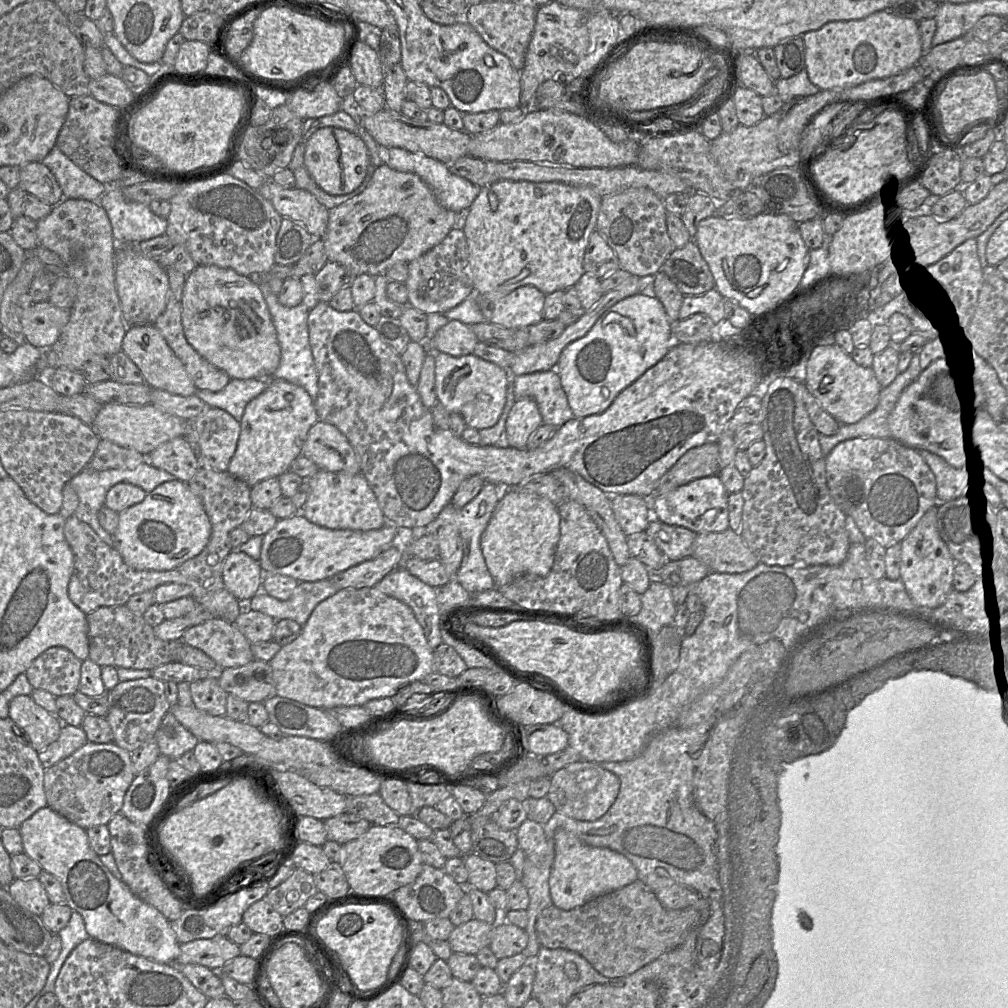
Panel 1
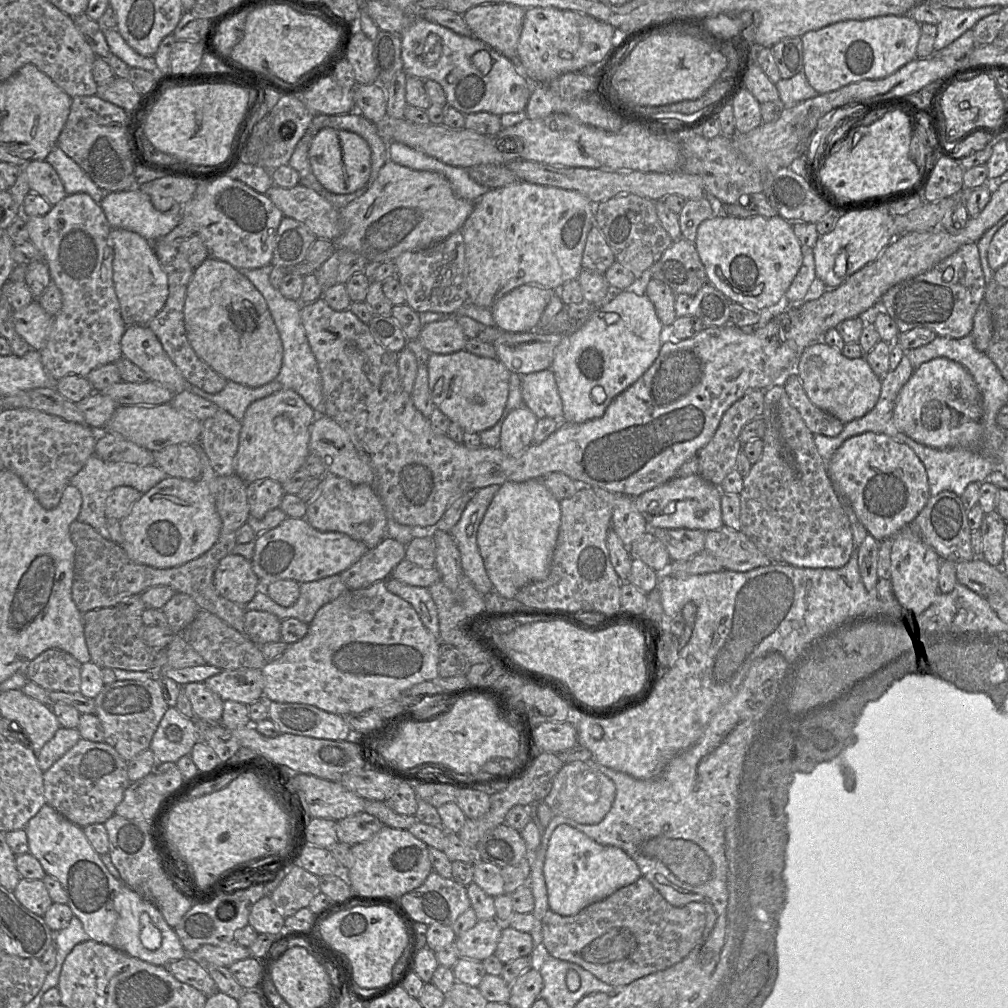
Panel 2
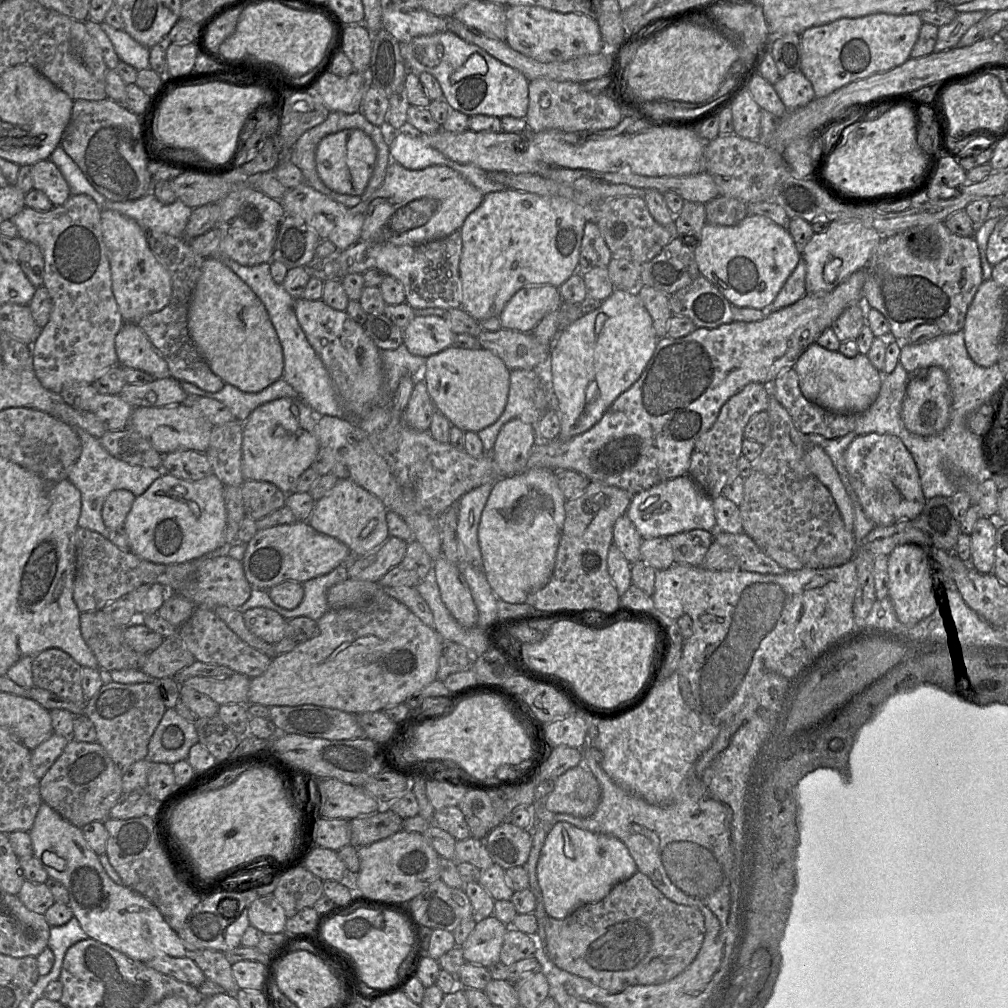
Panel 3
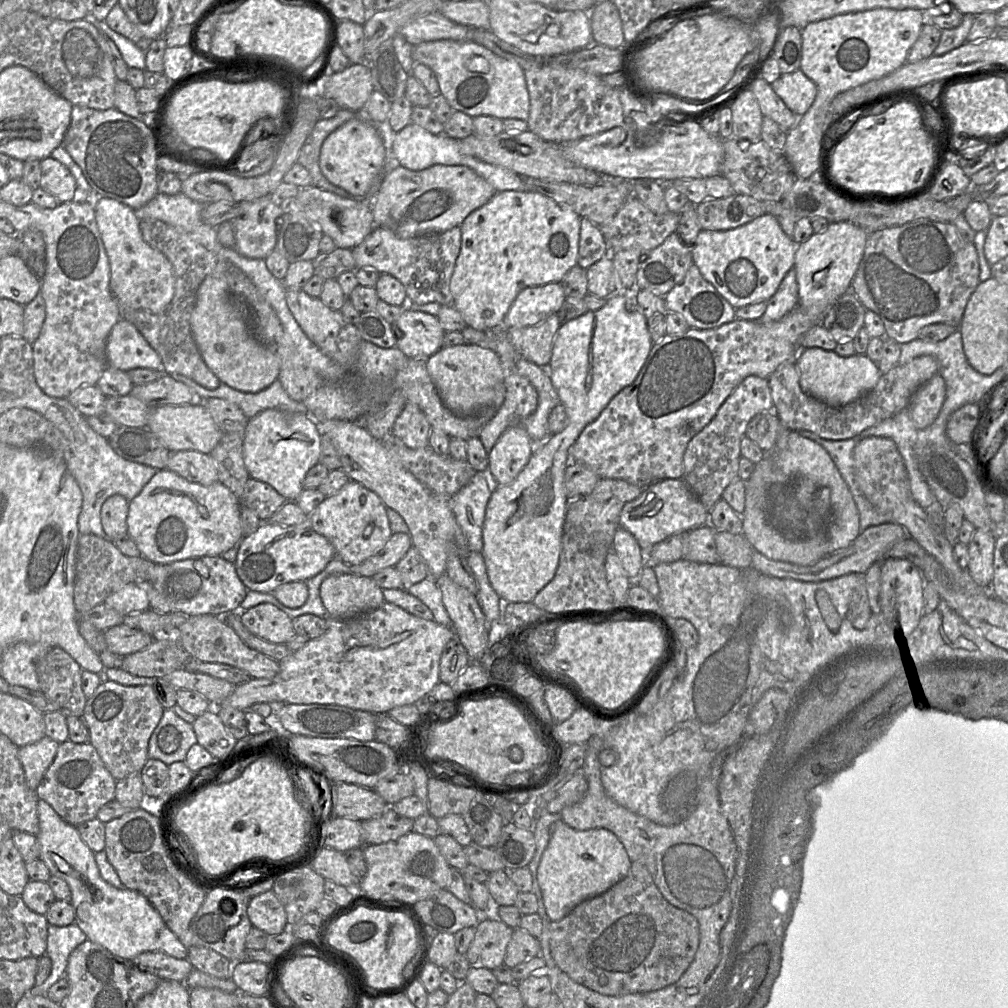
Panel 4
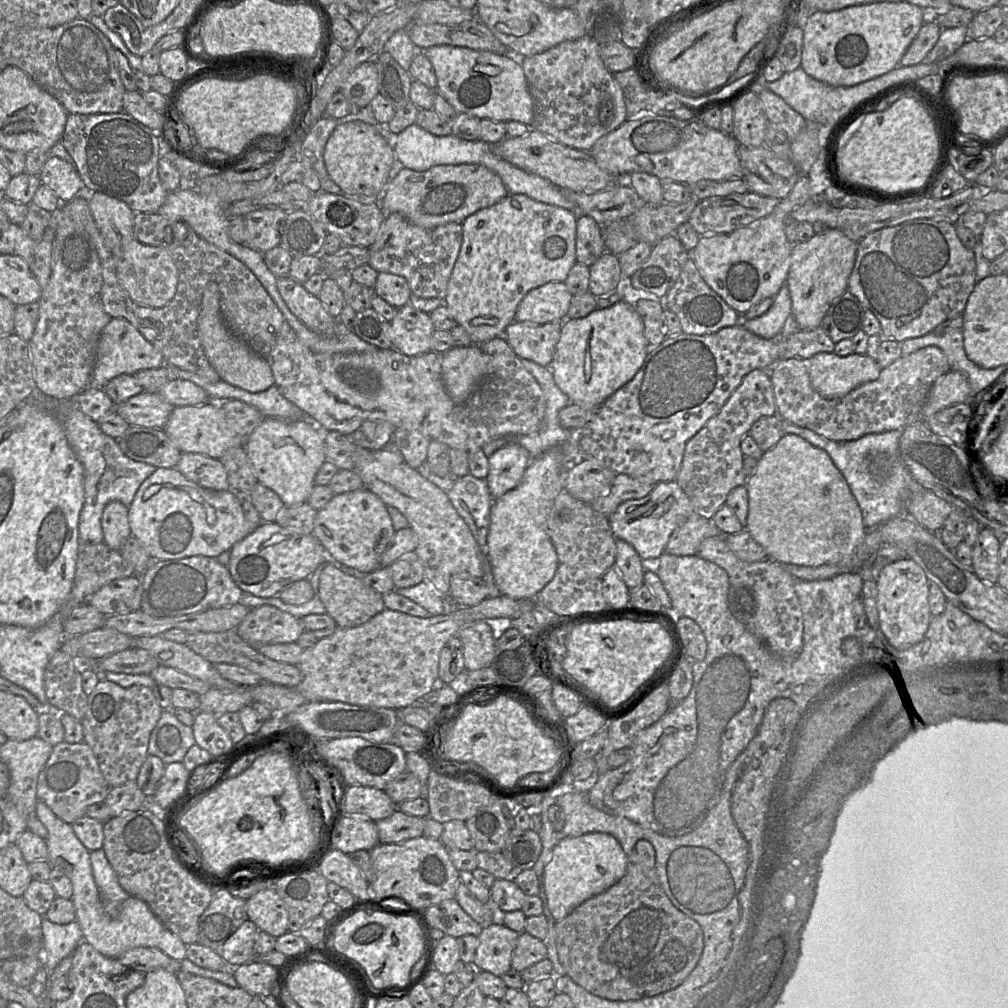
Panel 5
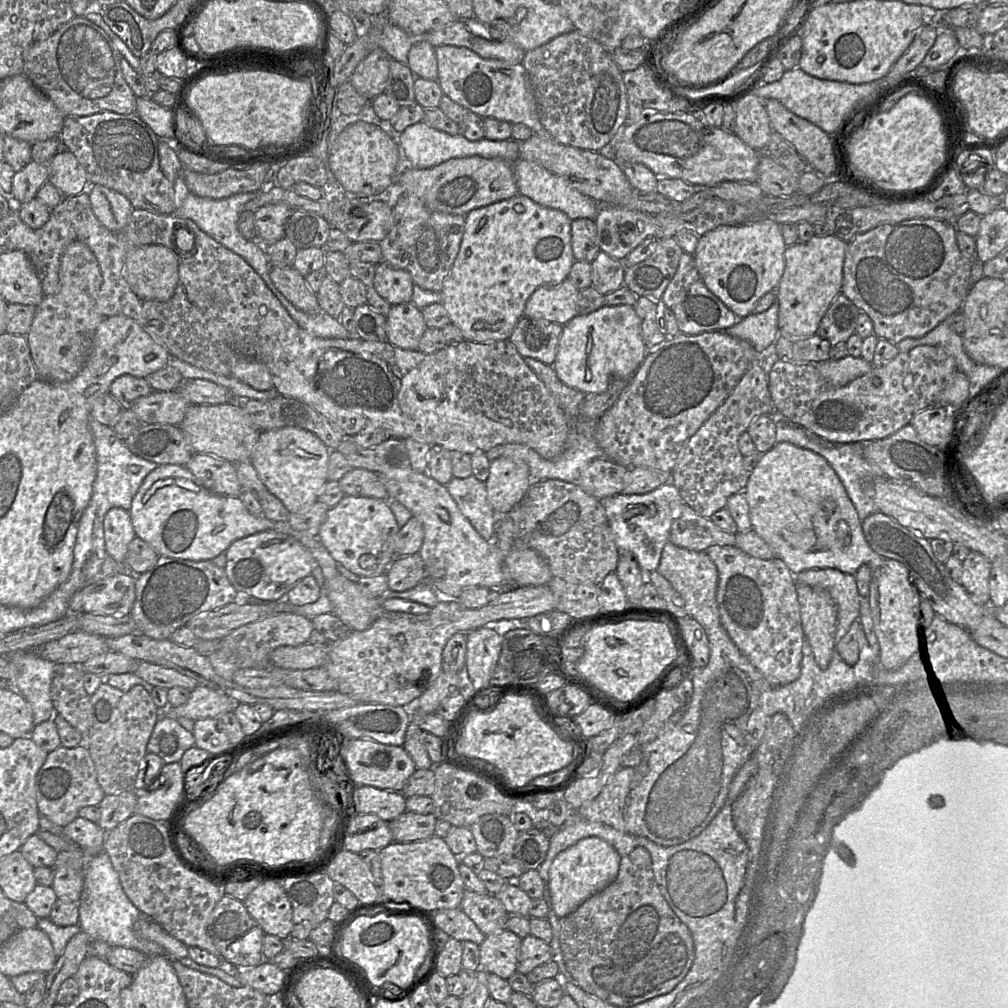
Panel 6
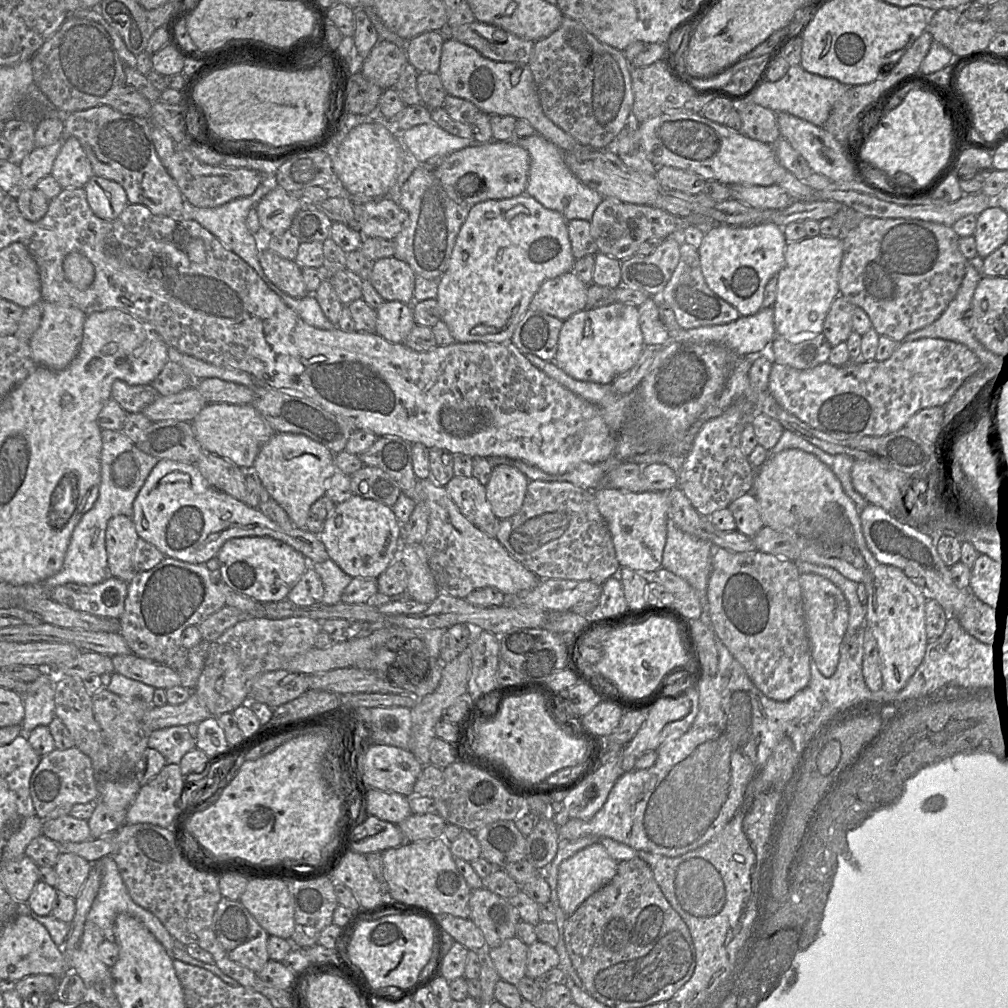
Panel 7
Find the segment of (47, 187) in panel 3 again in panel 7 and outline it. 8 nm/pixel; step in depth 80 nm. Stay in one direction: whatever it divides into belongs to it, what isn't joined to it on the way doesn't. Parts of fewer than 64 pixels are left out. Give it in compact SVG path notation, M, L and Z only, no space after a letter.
M64 136L51 175L62 189L84 188L94 176L91 163L77 138Z

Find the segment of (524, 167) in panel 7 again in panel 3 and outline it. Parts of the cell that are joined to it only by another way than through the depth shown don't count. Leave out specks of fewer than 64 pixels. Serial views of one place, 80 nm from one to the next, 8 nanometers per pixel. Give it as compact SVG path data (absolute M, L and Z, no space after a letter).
M397 162L386 169L383 183L356 210L364 216L360 241L418 245L449 236L460 230L466 217L483 201L484 194L445 165L409 170Z

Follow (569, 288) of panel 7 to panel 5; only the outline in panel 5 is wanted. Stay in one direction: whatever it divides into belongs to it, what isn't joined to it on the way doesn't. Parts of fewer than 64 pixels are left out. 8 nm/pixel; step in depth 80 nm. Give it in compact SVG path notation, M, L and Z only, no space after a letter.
M549 282L529 291L519 303L514 320L545 324L566 319L572 294L564 282Z

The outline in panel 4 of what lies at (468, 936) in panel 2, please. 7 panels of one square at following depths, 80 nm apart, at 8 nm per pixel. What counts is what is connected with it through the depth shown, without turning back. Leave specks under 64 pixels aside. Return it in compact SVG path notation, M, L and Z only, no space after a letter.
M481 919L465 957L471 966L494 970L504 964L514 929L500 919Z

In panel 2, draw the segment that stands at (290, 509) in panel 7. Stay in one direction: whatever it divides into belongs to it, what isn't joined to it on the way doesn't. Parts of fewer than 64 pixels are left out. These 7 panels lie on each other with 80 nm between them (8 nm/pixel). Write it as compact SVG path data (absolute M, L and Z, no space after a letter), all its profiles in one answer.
M282 389L254 401L241 421L238 451L234 471L246 483L272 479L280 484L300 470L310 454L312 425L318 414L291 389Z

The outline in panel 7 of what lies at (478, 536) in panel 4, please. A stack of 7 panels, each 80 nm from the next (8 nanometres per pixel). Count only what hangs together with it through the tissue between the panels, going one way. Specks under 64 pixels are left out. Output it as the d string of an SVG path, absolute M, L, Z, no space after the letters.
M453 476L444 486L461 514L481 532L496 538L498 520L486 499L486 486L476 478Z

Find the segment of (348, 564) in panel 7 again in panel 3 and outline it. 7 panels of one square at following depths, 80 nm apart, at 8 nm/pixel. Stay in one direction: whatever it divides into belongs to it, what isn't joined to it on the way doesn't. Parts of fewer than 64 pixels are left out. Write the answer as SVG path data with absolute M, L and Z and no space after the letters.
M338 479L335 486L316 501L308 523L317 531L344 543L353 557L374 552L389 537L386 522L387 508L383 502L353 481Z

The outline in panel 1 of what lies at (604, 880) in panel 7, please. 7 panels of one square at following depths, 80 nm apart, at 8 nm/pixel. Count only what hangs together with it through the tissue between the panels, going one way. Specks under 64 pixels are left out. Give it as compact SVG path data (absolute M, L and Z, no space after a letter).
M558 829L553 837L555 856L549 876L552 905L562 910L580 907L594 898L620 889L637 880L637 870L624 855L604 847L593 847L584 844L576 836L566 830Z

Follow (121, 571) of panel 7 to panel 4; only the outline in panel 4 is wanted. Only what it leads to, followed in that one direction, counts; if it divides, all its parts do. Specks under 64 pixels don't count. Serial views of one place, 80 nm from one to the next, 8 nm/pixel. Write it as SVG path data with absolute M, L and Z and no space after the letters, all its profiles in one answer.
M115 494L106 499L101 507L101 524L106 538L113 541L127 533L129 502L125 497Z

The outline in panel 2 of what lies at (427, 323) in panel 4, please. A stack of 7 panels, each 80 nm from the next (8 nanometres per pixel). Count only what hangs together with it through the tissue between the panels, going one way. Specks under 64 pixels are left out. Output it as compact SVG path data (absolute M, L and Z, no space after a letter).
M454 317L445 320L430 322L420 331L417 340L431 354L450 354L465 349L467 337Z

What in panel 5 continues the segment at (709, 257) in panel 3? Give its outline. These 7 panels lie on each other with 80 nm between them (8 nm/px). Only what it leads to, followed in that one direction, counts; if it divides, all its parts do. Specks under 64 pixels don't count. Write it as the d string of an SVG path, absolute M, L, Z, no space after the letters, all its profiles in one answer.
M800 175L791 192L769 215L729 234L700 236L695 248L689 252L703 280L739 315L759 301L773 298L786 283L793 245L785 235L784 225L790 212L809 200L808 177Z

